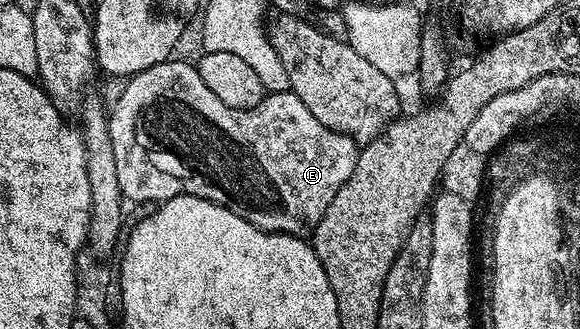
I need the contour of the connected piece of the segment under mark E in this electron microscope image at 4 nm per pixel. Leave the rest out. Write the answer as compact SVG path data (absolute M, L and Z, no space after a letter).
M172 58L135 73L128 77L124 84L125 89L118 94L117 101L113 104L113 112L111 108L108 117L111 150L115 150L115 174L119 174L119 190L126 201L134 200L137 204L152 205L154 202L170 200L176 196L198 196L231 210L231 214L239 214L239 218L247 218L251 226L259 226L265 232L286 232L288 236L301 236L317 227L331 198L335 198L339 186L343 186L343 182L347 182L347 178L351 178L355 170L359 151L357 141L342 132L323 126L323 122L319 122L319 118L315 118L315 114L311 114L311 110L307 110L307 106L303 106L303 102L299 102L297 95L291 91L270 92L262 98L259 106L254 108L232 108L219 102L219 98L215 98L215 94L207 90L207 82L203 82L194 65Z

